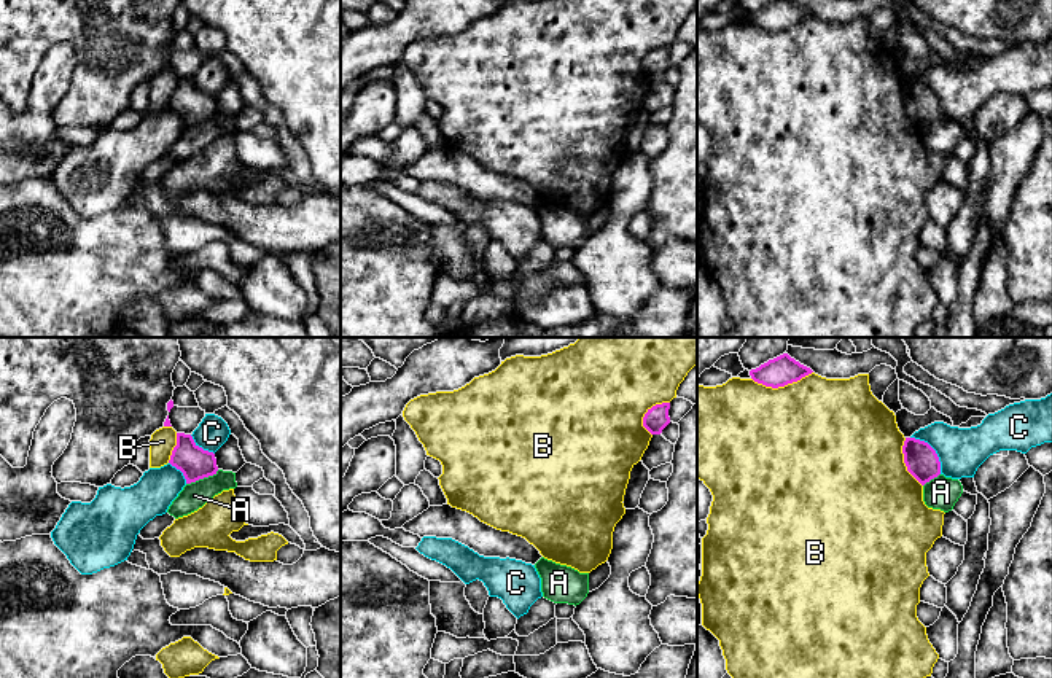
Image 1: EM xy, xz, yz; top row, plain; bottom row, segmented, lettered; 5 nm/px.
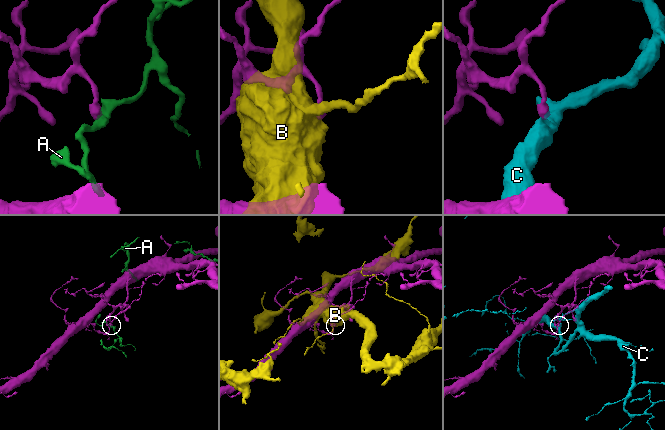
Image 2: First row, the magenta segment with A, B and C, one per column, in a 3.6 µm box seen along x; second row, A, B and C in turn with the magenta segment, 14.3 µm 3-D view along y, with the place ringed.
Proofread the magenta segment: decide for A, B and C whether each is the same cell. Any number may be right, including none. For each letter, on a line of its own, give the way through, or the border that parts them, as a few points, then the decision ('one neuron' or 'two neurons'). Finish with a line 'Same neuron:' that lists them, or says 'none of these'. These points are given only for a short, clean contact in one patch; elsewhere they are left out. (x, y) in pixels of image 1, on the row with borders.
A: one neuron
B: two neurons
C: two neurons
Same neuron: A

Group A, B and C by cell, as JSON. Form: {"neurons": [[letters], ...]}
{"neurons": [["A"], ["B"], ["C"]]}

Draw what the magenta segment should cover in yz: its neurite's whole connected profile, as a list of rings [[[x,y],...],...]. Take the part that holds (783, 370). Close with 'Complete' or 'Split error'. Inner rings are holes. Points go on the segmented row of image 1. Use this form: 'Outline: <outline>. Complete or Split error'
Outline: [[[783,353],[767,363],[761,364],[756,369],[750,371],[750,376],[754,382],[762,384],[766,387],[778,388],[788,384],[797,382],[802,377],[812,374],[813,371],[788,353]]]. Complete

